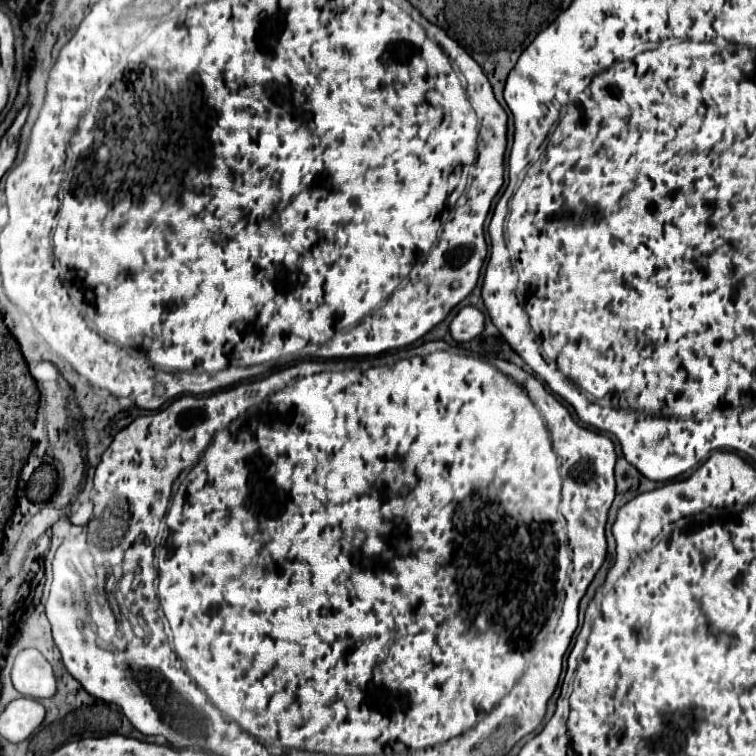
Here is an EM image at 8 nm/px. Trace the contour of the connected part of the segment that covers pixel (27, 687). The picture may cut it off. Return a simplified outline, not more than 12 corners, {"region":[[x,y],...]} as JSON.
{"region":[[37,649],[13,663],[13,687],[31,699],[55,695],[57,681]]}

